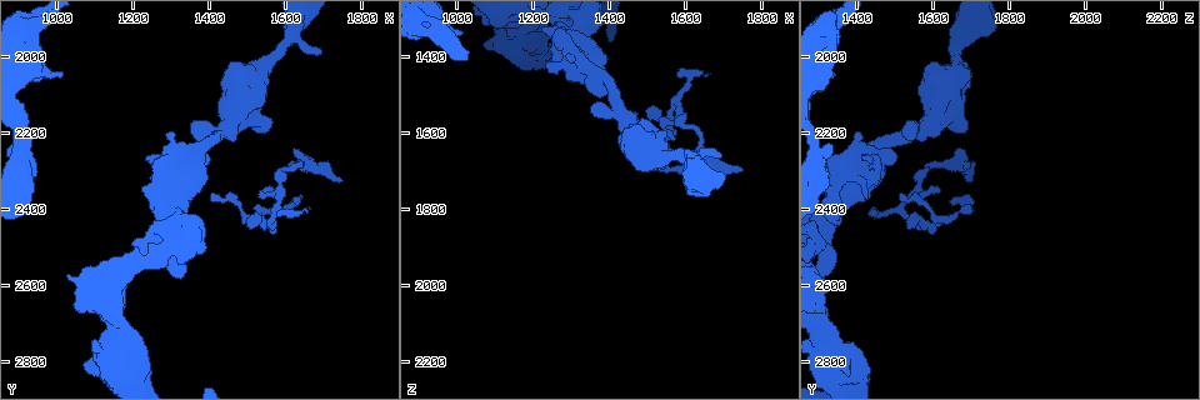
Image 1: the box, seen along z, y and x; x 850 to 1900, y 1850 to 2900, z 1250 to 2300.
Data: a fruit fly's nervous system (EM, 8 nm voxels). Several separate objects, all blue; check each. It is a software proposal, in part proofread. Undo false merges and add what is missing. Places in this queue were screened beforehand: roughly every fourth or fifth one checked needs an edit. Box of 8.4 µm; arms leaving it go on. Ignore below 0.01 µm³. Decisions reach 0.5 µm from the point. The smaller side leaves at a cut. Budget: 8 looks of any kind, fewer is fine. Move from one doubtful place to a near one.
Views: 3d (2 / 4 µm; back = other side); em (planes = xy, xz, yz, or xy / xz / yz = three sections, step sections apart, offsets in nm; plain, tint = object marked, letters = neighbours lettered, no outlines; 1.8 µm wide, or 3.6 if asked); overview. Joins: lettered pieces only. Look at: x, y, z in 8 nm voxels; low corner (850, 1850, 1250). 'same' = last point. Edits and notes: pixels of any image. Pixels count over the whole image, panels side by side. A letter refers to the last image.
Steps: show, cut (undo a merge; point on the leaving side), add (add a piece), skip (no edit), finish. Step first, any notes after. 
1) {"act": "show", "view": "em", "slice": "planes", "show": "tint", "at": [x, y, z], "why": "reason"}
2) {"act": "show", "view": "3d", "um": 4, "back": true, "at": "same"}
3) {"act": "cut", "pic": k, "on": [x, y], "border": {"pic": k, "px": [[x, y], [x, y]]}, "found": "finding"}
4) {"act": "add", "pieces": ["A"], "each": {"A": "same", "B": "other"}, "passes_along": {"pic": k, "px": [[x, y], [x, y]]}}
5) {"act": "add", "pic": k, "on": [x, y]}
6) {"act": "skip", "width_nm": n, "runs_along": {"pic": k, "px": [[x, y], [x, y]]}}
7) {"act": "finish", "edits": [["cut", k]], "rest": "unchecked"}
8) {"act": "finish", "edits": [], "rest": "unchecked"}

{"act": "show", "view": "3d", "um": 2, "back": true, "at": [1745, 2320, 1700], "why": "an open end"}

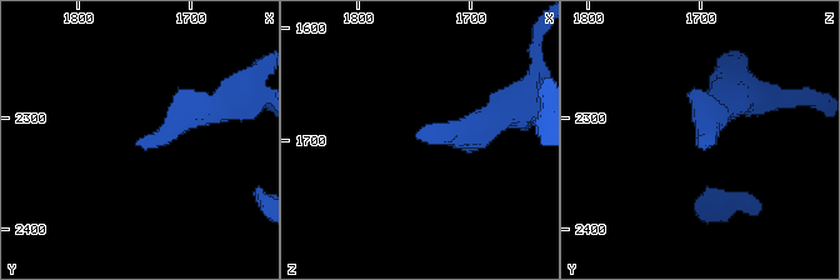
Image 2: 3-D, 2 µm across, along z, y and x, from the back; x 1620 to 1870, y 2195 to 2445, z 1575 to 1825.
{"act": "show", "view": "em", "slice": "planes", "show": "letters", "at": [1748, 2320, 1696]}

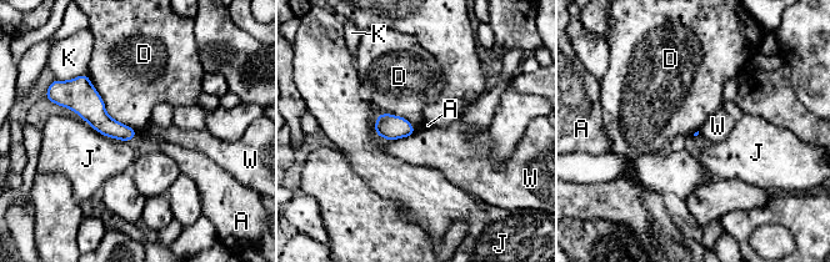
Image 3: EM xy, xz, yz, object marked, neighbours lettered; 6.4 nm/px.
{"act": "skip", "longest_contact_nm": ["D", 500], "each": {"A": "other", "D": "other", "J": "other", "K": "other", "W": "other"}, "border": {"pic": 3, "px": [[86, 74], [105, 111], [138, 134]]}, "found": "no lettered piece goes on from it"}

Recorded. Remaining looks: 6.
{"act": "show", "view": "3d", "um": 2, "at": [1420, 2200, 1525]}

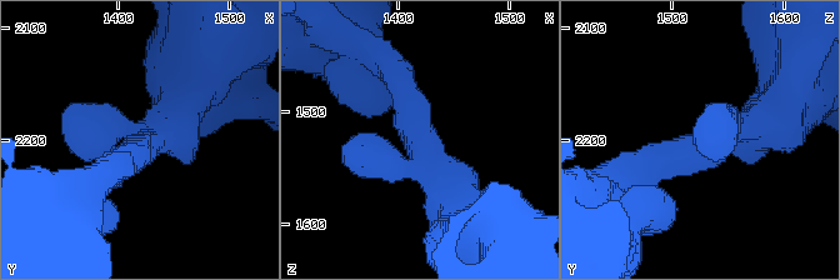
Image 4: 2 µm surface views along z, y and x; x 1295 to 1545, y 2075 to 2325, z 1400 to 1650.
{"act": "show", "view": "em", "slice": "planes", "show": "plain", "at": [1424, 2206, 1528], "why": "now the EM"}

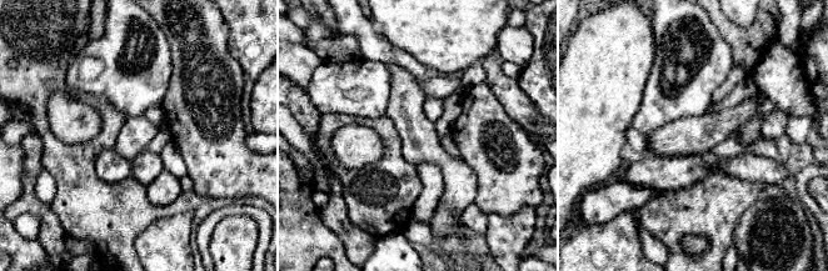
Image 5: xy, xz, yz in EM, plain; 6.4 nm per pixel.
{"act": "show", "view": "em", "slice": "planes", "show": "letters", "at": "same", "why": "see the neighbours"}

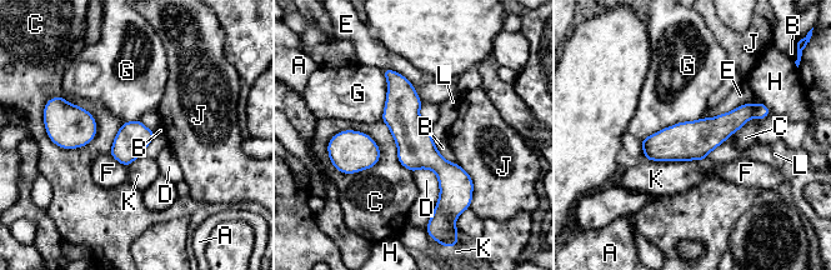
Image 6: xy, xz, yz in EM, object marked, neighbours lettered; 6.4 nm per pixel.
{"act": "skip", "each": {"A": "other", "B": "other", "C": "other", "D": "other", "E": "other", "F": "other", "G": "other", "H": "other", "J": "other", "K": "other", "L": "other"}, "runs_along": {"pic": 6, "px": [[386, 71], [446, 173], [440, 209]]}, "found": "all the same neuron"}

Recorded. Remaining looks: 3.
{"act": "show", "view": "3d", "um": 4, "at": [1195, 2810, 1420], "why": "branch stops here"}

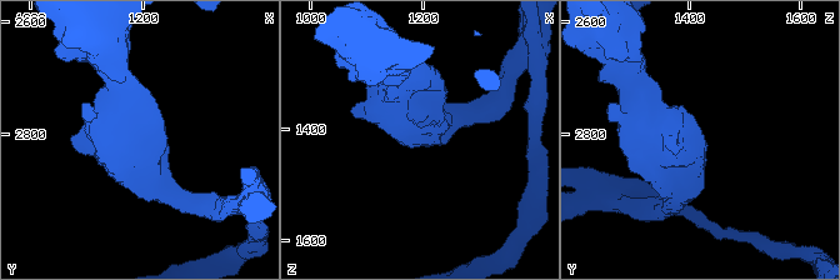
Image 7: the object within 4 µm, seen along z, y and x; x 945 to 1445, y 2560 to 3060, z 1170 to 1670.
{"act": "show", "view": "em", "slice": "planes", "show": "letters", "at": [1200, 2815, 1415]}

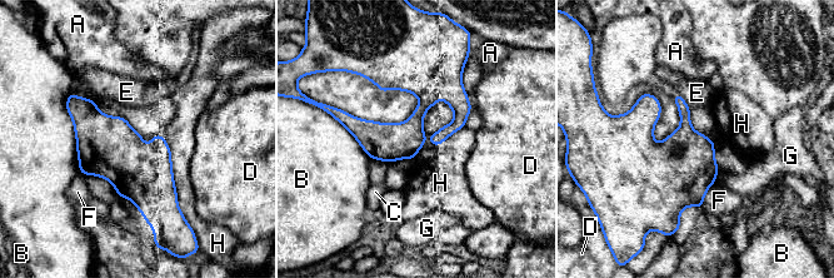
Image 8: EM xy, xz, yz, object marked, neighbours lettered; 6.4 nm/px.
{"act": "skip", "each": {"A": "other", "B": "other", "C": "other", "D": "other", "E": "other", "F": "other", "G": "other", "H": "other"}, "border": {"pic": 8, "px": [[159, 133], [170, 150], [183, 213]]}, "found": "none of them fits"}

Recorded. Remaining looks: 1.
{"act": "finish", "edits": [], "rest": "unchecked"}

